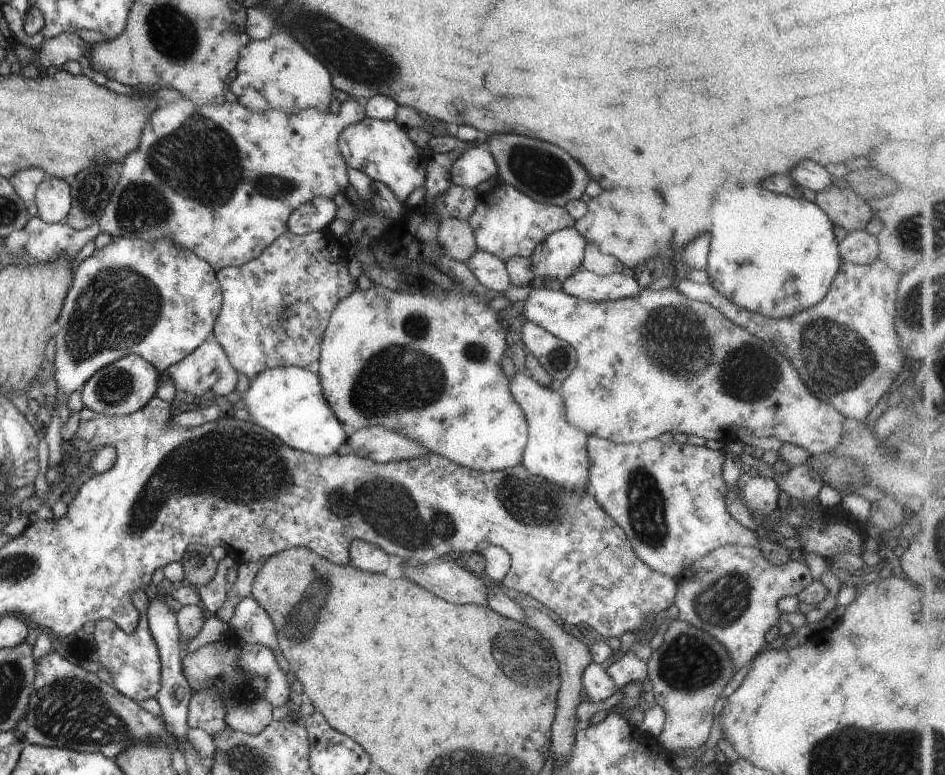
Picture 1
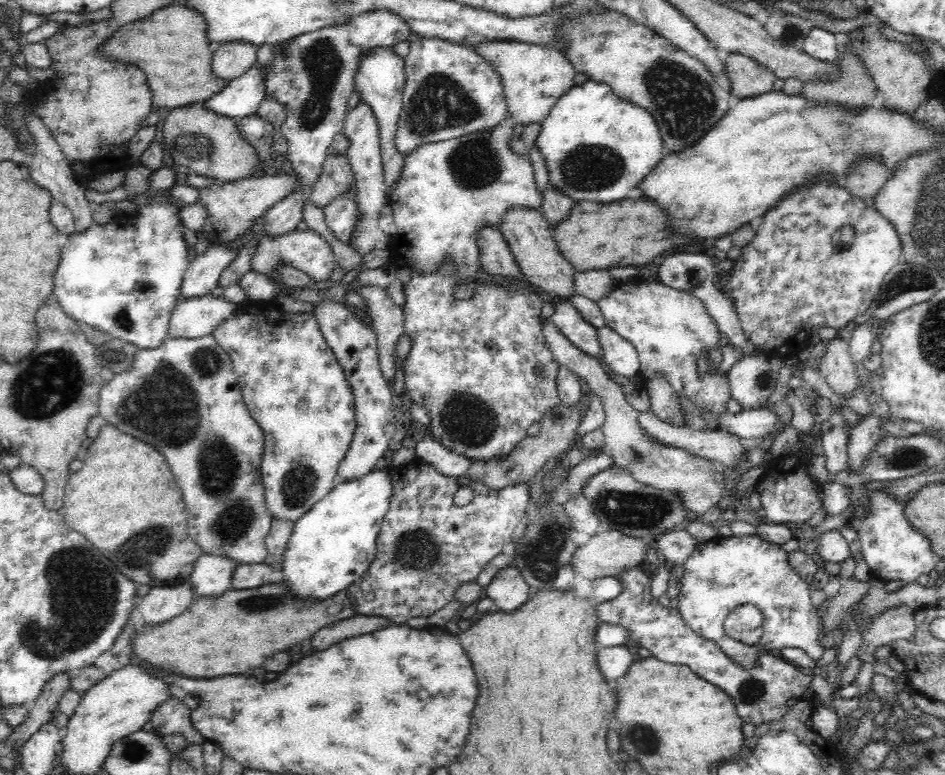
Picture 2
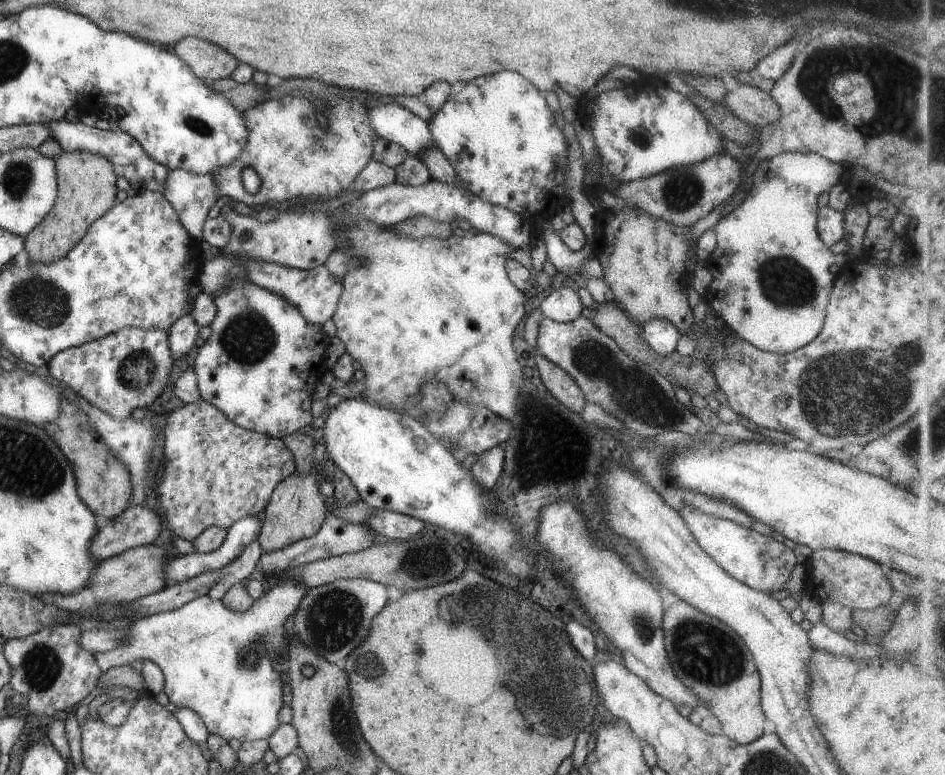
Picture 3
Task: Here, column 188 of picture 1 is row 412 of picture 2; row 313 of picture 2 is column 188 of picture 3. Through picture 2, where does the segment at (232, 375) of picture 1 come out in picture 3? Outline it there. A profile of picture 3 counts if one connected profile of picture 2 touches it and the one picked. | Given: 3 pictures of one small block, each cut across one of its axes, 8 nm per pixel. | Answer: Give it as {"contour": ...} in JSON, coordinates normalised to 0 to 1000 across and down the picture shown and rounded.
{"contour":[[[201,404],[187,410],[181,421],[176,426],[177,439],[183,465],[193,470],[194,462],[202,453],[202,446],[208,436],[210,418],[204,413]]]}

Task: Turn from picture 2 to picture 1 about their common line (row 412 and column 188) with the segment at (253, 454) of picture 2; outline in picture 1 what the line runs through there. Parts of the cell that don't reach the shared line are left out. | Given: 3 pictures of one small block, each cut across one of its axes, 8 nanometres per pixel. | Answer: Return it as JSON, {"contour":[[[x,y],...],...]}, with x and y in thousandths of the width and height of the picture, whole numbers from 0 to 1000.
{"contour":[[[200,128],[187,129],[186,132],[166,132],[167,138],[153,156],[148,173],[147,191],[139,199],[131,201],[132,206],[126,209],[126,225],[121,244],[116,250],[113,266],[104,284],[106,299],[111,299],[117,307],[133,307],[137,310],[149,308],[150,311],[165,311],[175,308],[194,321],[201,323],[208,333],[219,338],[229,351],[234,345],[252,345],[267,333],[270,333],[290,307],[305,298],[303,285],[310,270],[317,263],[329,258],[332,253],[340,252],[352,255],[357,248],[364,248],[368,239],[367,214],[357,188],[358,173],[367,163],[380,157],[385,150],[385,137],[375,128],[364,129],[360,133],[360,143],[357,147],[349,145],[341,146],[333,141],[321,141],[314,147],[305,148],[298,142],[286,142],[281,146],[271,146],[261,142],[253,133],[236,130],[230,134],[204,134]]]}

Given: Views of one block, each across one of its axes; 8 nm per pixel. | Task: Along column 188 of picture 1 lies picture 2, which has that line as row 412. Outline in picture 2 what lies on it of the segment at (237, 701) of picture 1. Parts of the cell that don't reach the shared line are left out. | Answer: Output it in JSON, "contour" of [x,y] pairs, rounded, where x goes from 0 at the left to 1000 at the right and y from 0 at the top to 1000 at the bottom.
{"contour":[[[701,484],[689,488],[681,495],[685,502],[688,529],[698,539],[701,545],[721,551],[726,548],[721,529],[721,519],[717,510],[711,505],[711,499]]]}

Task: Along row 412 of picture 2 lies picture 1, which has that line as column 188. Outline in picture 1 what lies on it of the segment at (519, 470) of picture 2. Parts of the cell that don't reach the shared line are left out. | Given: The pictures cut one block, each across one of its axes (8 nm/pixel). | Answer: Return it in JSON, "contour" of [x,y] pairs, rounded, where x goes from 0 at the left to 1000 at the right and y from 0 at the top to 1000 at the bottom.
{"contour":[[[199,705],[189,724],[195,733],[196,748],[206,759],[219,754],[230,730],[229,723],[221,711],[213,705]]]}

